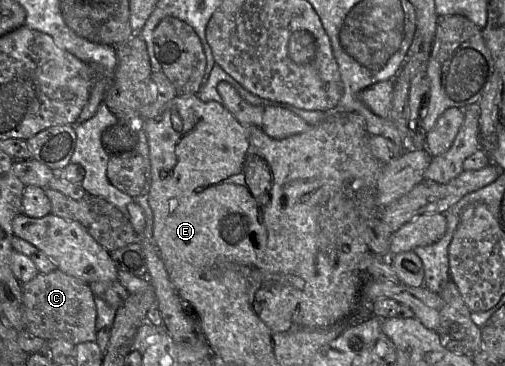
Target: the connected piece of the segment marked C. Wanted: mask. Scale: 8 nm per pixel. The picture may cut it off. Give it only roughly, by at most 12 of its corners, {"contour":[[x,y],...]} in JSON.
{"contour":[[60,270],[22,284],[23,322],[46,341],[96,341],[90,285]]}

